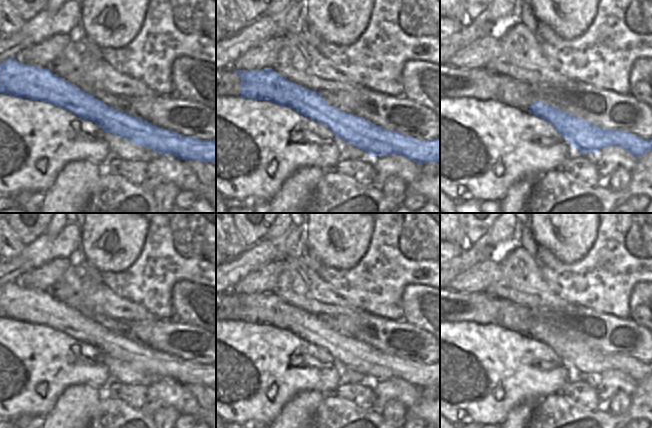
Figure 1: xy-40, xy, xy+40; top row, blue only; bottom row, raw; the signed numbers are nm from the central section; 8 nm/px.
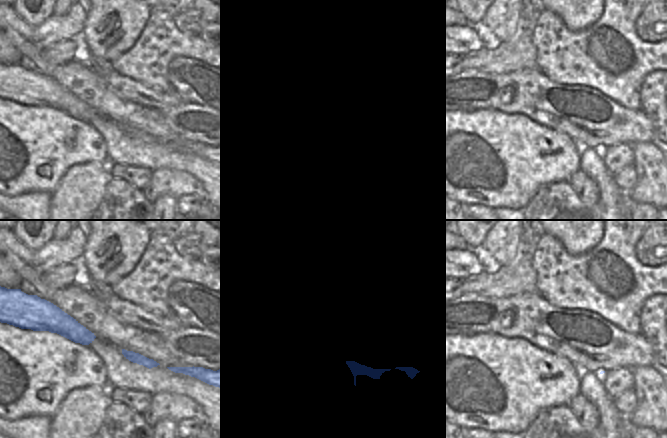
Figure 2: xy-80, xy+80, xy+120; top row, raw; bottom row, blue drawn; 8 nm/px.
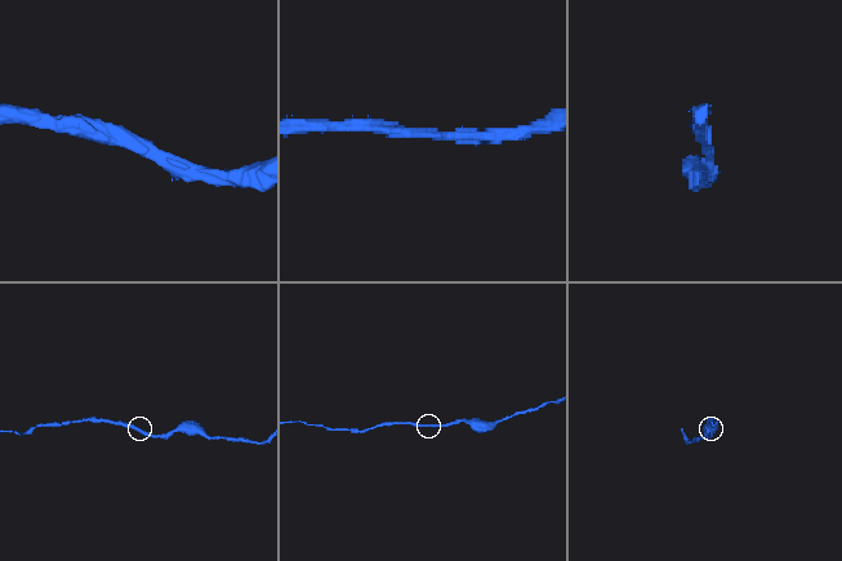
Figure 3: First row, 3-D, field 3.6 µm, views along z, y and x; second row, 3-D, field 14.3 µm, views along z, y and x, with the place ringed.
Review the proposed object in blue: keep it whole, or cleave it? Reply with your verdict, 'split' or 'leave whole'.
leave whole

